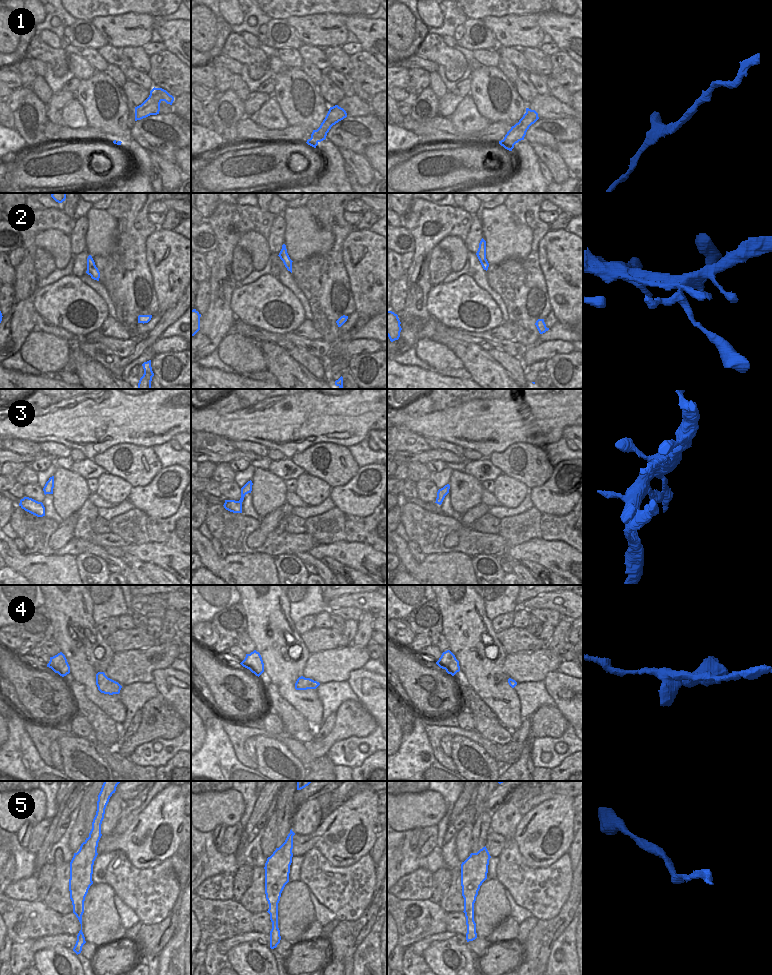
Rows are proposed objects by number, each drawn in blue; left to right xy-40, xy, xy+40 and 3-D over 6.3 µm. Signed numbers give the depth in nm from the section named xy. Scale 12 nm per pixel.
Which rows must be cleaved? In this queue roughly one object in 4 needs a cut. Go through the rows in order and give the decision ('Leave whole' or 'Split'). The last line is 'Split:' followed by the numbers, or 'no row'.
1: Leave whole
2: Leave whole
3: Leave whole
4: Split
5: Leave whole
Split: 4.

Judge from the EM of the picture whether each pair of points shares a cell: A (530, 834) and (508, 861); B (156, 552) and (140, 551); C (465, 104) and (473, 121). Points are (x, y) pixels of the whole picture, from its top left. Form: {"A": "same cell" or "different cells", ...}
{"A": "different cells", "B": "same cell", "C": "same cell"}

